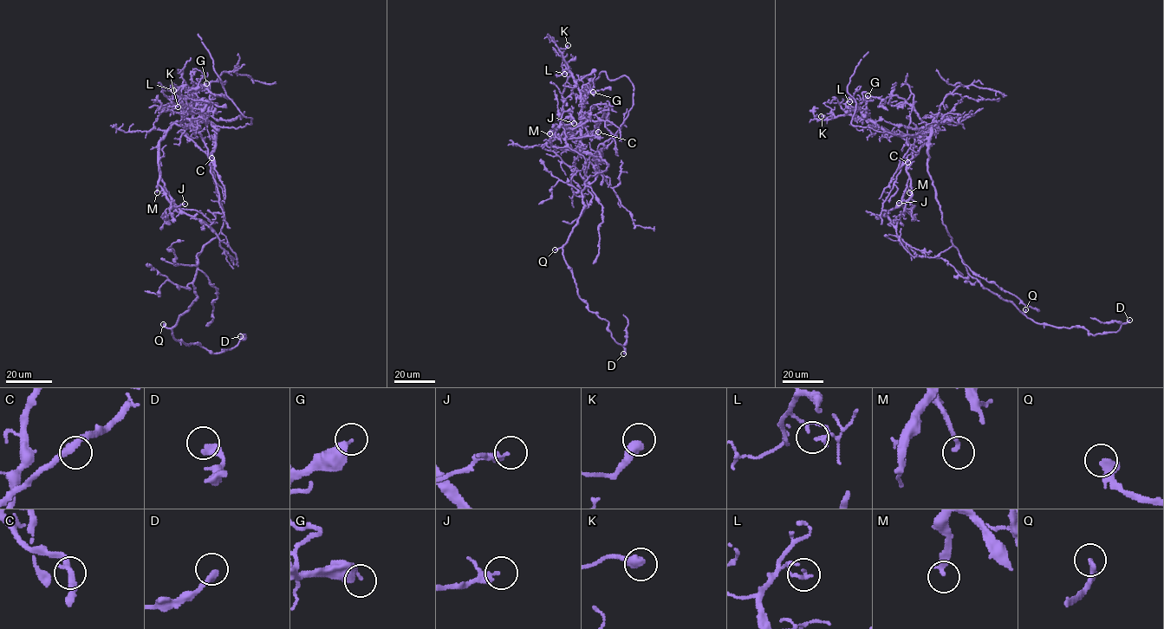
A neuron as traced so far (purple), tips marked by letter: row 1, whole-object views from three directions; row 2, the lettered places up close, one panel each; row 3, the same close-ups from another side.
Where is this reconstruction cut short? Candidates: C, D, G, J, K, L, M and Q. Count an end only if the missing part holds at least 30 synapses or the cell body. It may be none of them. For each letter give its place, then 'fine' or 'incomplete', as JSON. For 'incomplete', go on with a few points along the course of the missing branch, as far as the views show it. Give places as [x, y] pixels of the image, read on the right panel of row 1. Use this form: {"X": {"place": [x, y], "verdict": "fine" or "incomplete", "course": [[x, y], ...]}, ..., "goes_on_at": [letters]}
{"C": {"place": [907, 162], "verdict": "fine"}, "D": {"place": [1129, 320], "verdict": "fine"}, "G": {"place": [868, 95], "verdict": "fine"}, "J": {"place": [899, 203], "verdict": "fine"}, "K": {"place": [821, 116], "verdict": "fine"}, "L": {"place": [849, 101], "verdict": "fine"}, "M": {"place": [909, 192], "verdict": "fine"}, "Q": {"place": [1025, 309], "verdict": "incomplete", "course": [[1025, 309], [1004, 286], [985, 285], [968, 296], [963, 295]]}, "goes_on_at": ["Q"]}

